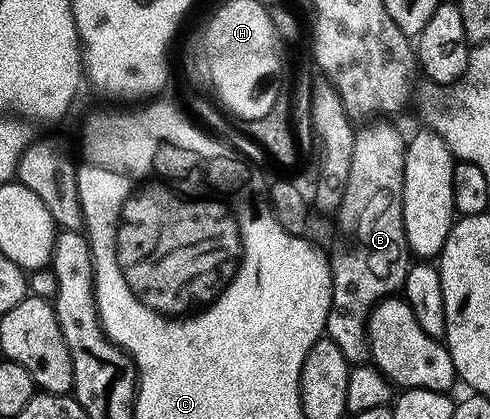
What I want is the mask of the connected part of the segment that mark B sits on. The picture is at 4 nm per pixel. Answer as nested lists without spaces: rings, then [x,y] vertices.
[[[366,121],[354,132],[352,165],[348,168],[348,185],[344,185],[342,200],[336,212],[338,232],[334,244],[328,250],[330,268],[330,297],[326,312],[325,338],[331,339],[344,353],[347,364],[362,365],[370,359],[370,346],[366,340],[366,321],[370,310],[381,299],[389,299],[401,292],[406,271],[412,256],[406,245],[404,213],[402,212],[402,190],[404,189],[404,153],[407,140],[393,127],[390,121]]]

